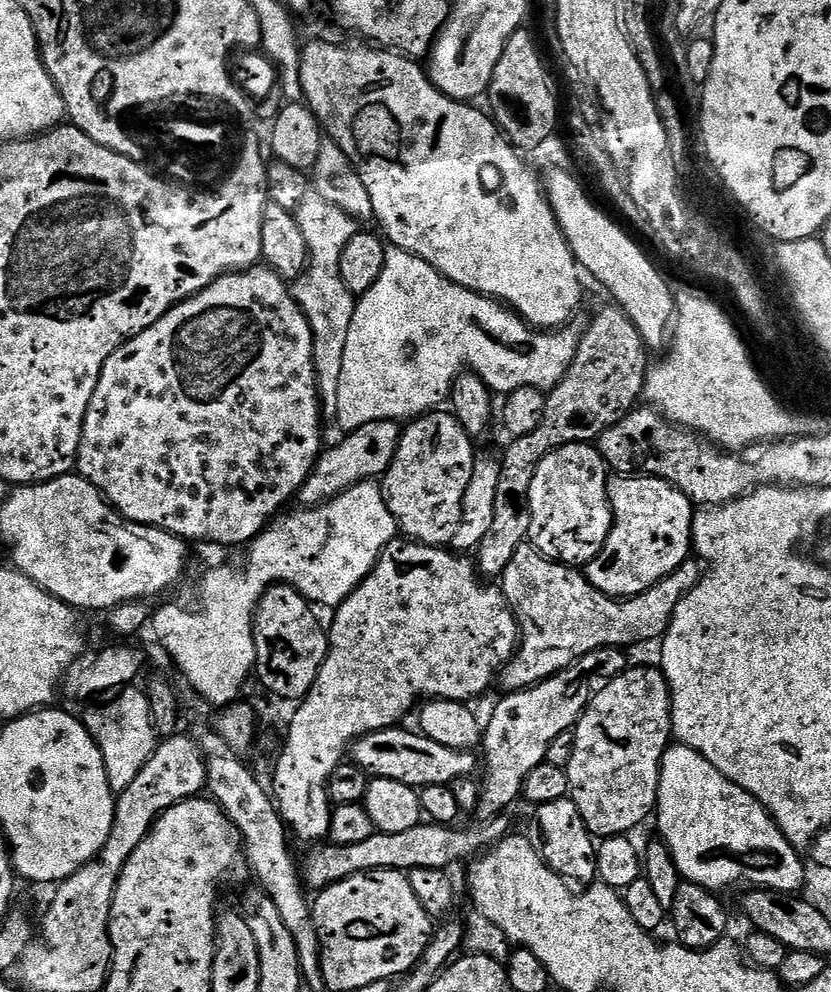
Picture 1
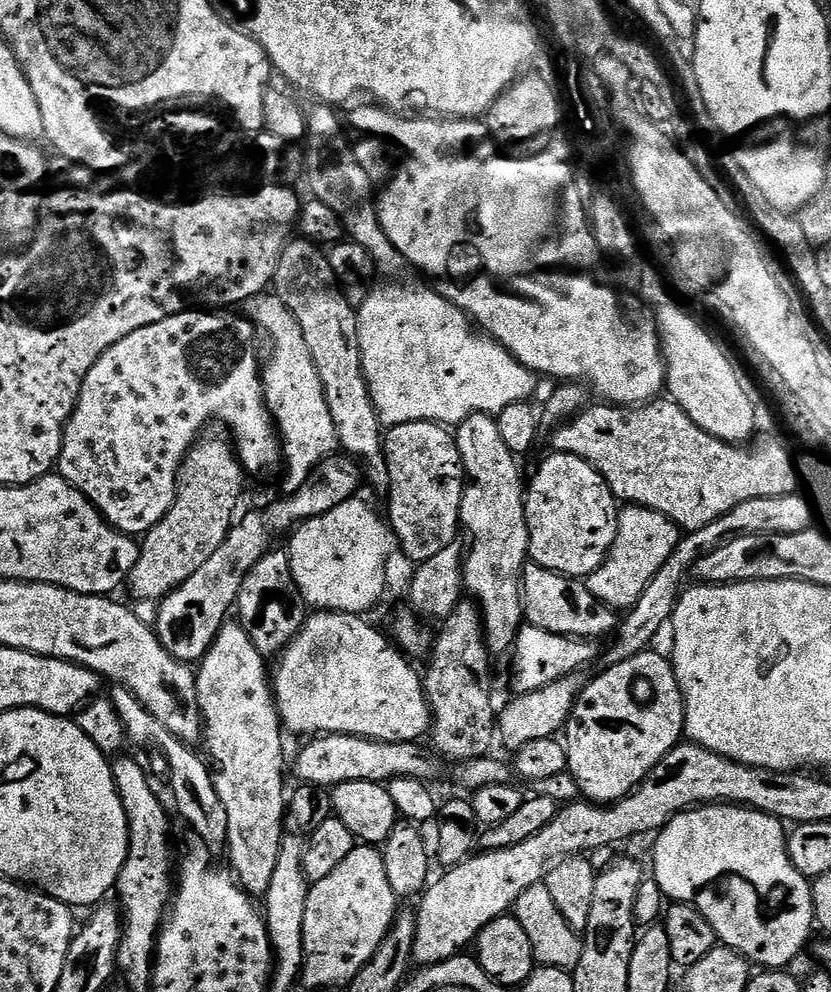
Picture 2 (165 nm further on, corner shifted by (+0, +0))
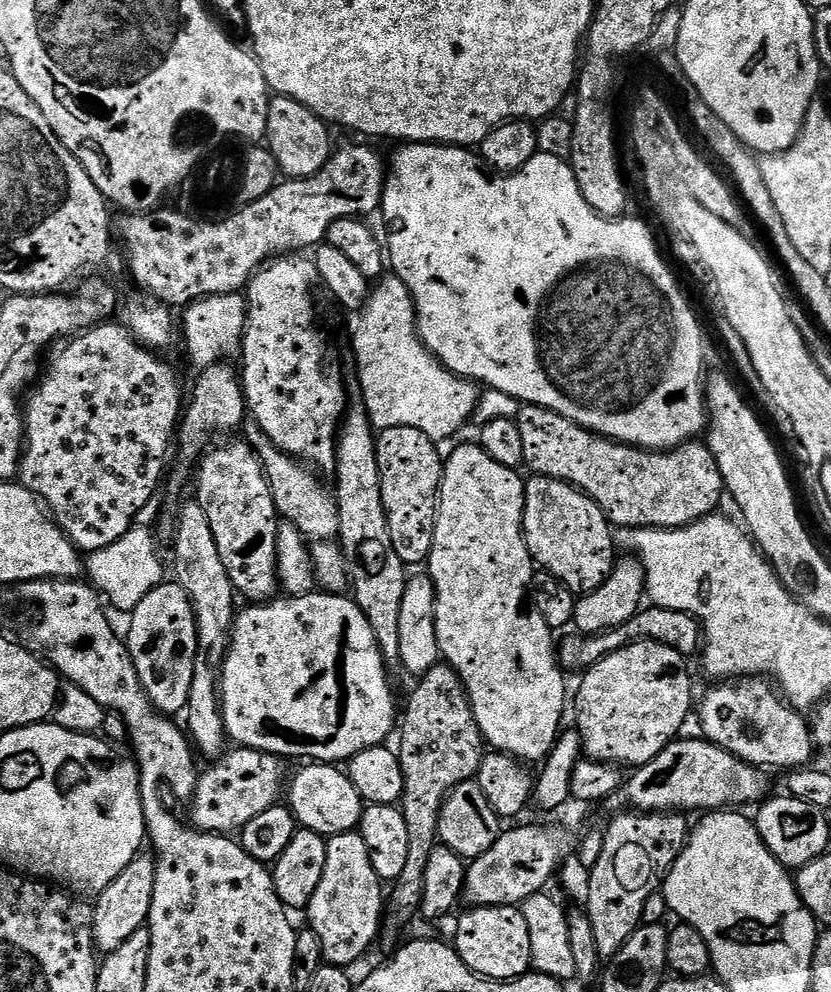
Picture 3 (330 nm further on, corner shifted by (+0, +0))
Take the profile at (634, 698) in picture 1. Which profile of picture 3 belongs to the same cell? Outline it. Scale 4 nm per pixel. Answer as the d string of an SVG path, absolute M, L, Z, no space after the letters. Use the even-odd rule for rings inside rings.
M637 640L625 648L611 652L602 658L593 668L583 673L580 693L575 693L576 720L580 737L584 740L584 752L591 759L603 760L606 764L621 766L639 766L650 762L667 744L681 735L688 715L693 715L692 676L688 673L689 661L677 648L659 644L657 640Z

